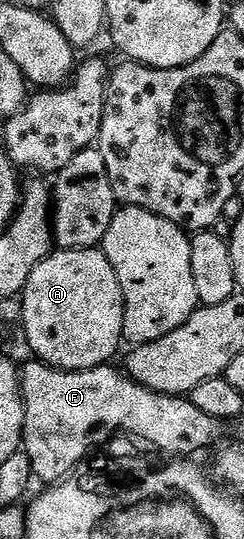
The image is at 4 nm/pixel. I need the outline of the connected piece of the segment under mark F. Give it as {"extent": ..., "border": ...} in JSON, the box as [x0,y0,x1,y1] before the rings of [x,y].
{"extent":[20,359,220,483],"border":[[[37,359],[20,369],[22,378],[22,402],[26,408],[26,422],[22,428],[22,449],[32,463],[35,478],[42,483],[57,483],[70,476],[79,465],[83,464],[95,452],[97,445],[102,445],[113,433],[131,433],[170,455],[194,455],[209,445],[217,446],[220,422],[212,419],[212,415],[204,415],[195,407],[189,396],[169,397],[163,393],[152,391],[130,378],[129,373],[121,368],[113,369],[107,363],[95,369],[66,372],[54,369]]]}

